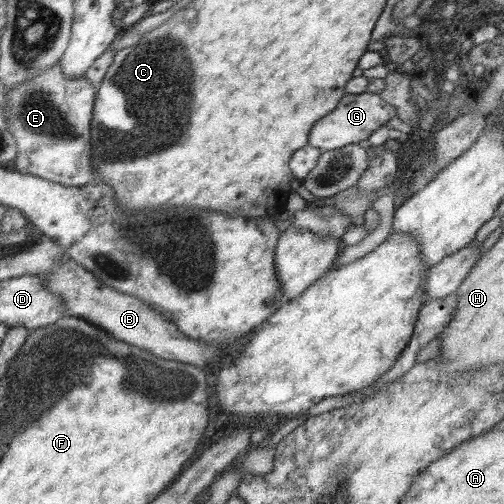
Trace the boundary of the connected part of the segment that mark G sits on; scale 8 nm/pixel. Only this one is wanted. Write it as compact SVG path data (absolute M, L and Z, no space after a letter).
M345 93L333 110L322 116L309 130L308 144L320 152L331 151L349 144L358 144L367 140L367 137L383 126L393 116L397 116L395 108L381 100L378 95L361 93L358 95Z

